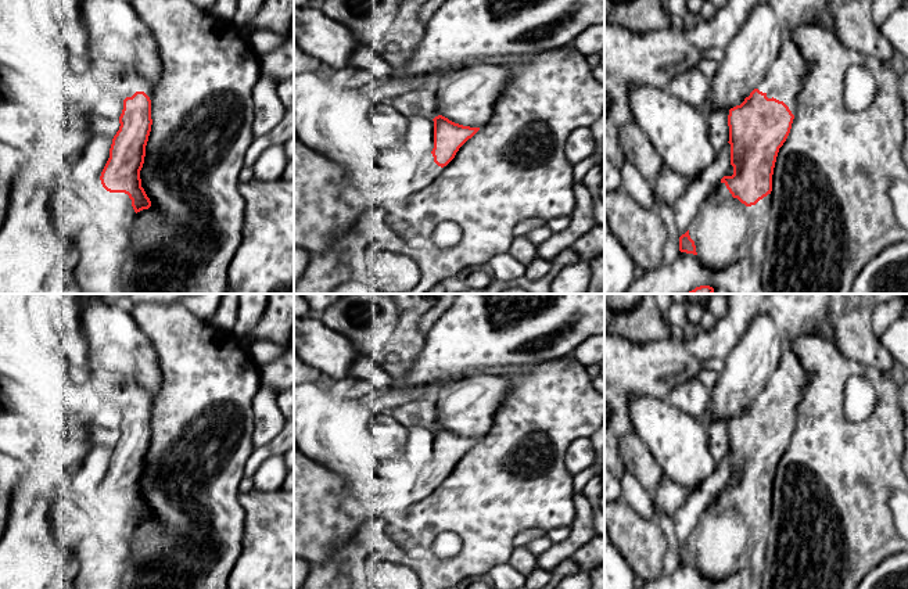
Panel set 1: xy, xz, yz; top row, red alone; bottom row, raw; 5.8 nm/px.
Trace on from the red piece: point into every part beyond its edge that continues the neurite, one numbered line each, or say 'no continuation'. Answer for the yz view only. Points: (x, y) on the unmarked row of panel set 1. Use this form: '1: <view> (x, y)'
1: yz (783, 391)
2: yz (720, 545)

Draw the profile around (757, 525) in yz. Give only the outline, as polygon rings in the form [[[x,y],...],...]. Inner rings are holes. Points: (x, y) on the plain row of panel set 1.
[[[768,504],[751,517],[746,517],[737,509],[733,510],[743,517],[749,534],[746,545],[746,559],[753,556],[757,556],[760,559],[760,563],[754,565],[754,572],[762,577],[767,567],[767,549],[772,504]]]

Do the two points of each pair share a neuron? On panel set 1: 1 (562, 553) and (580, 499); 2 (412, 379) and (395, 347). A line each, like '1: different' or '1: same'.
1: same
2: different

